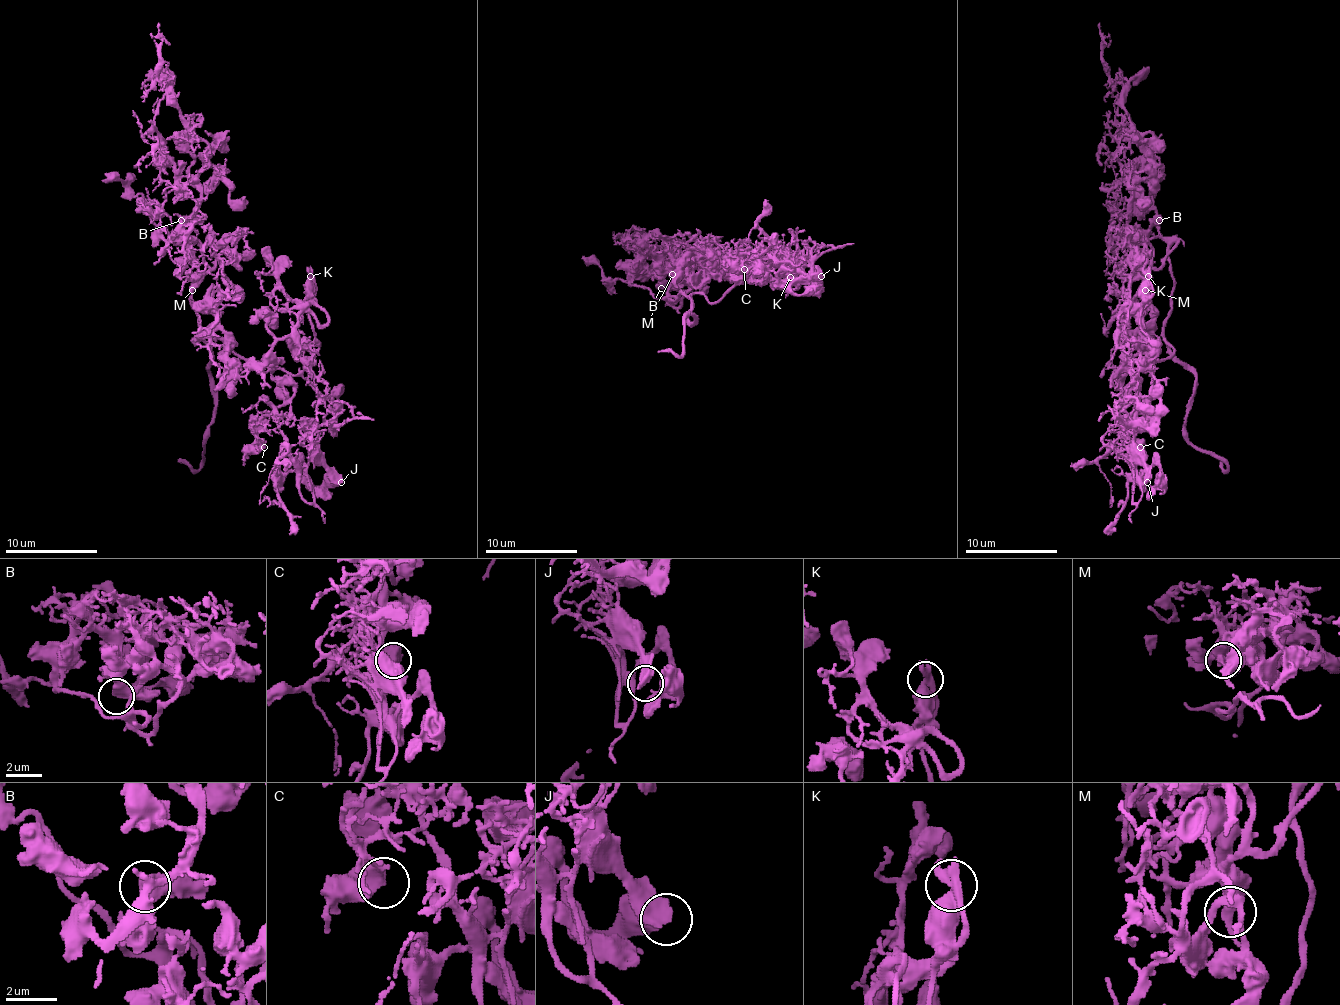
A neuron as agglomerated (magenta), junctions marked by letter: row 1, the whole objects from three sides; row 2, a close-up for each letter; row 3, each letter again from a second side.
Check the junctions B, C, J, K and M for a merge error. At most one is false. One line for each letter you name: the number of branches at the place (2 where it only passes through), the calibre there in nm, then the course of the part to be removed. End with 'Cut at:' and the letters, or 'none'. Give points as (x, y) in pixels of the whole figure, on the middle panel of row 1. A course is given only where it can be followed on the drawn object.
Cut at: none

